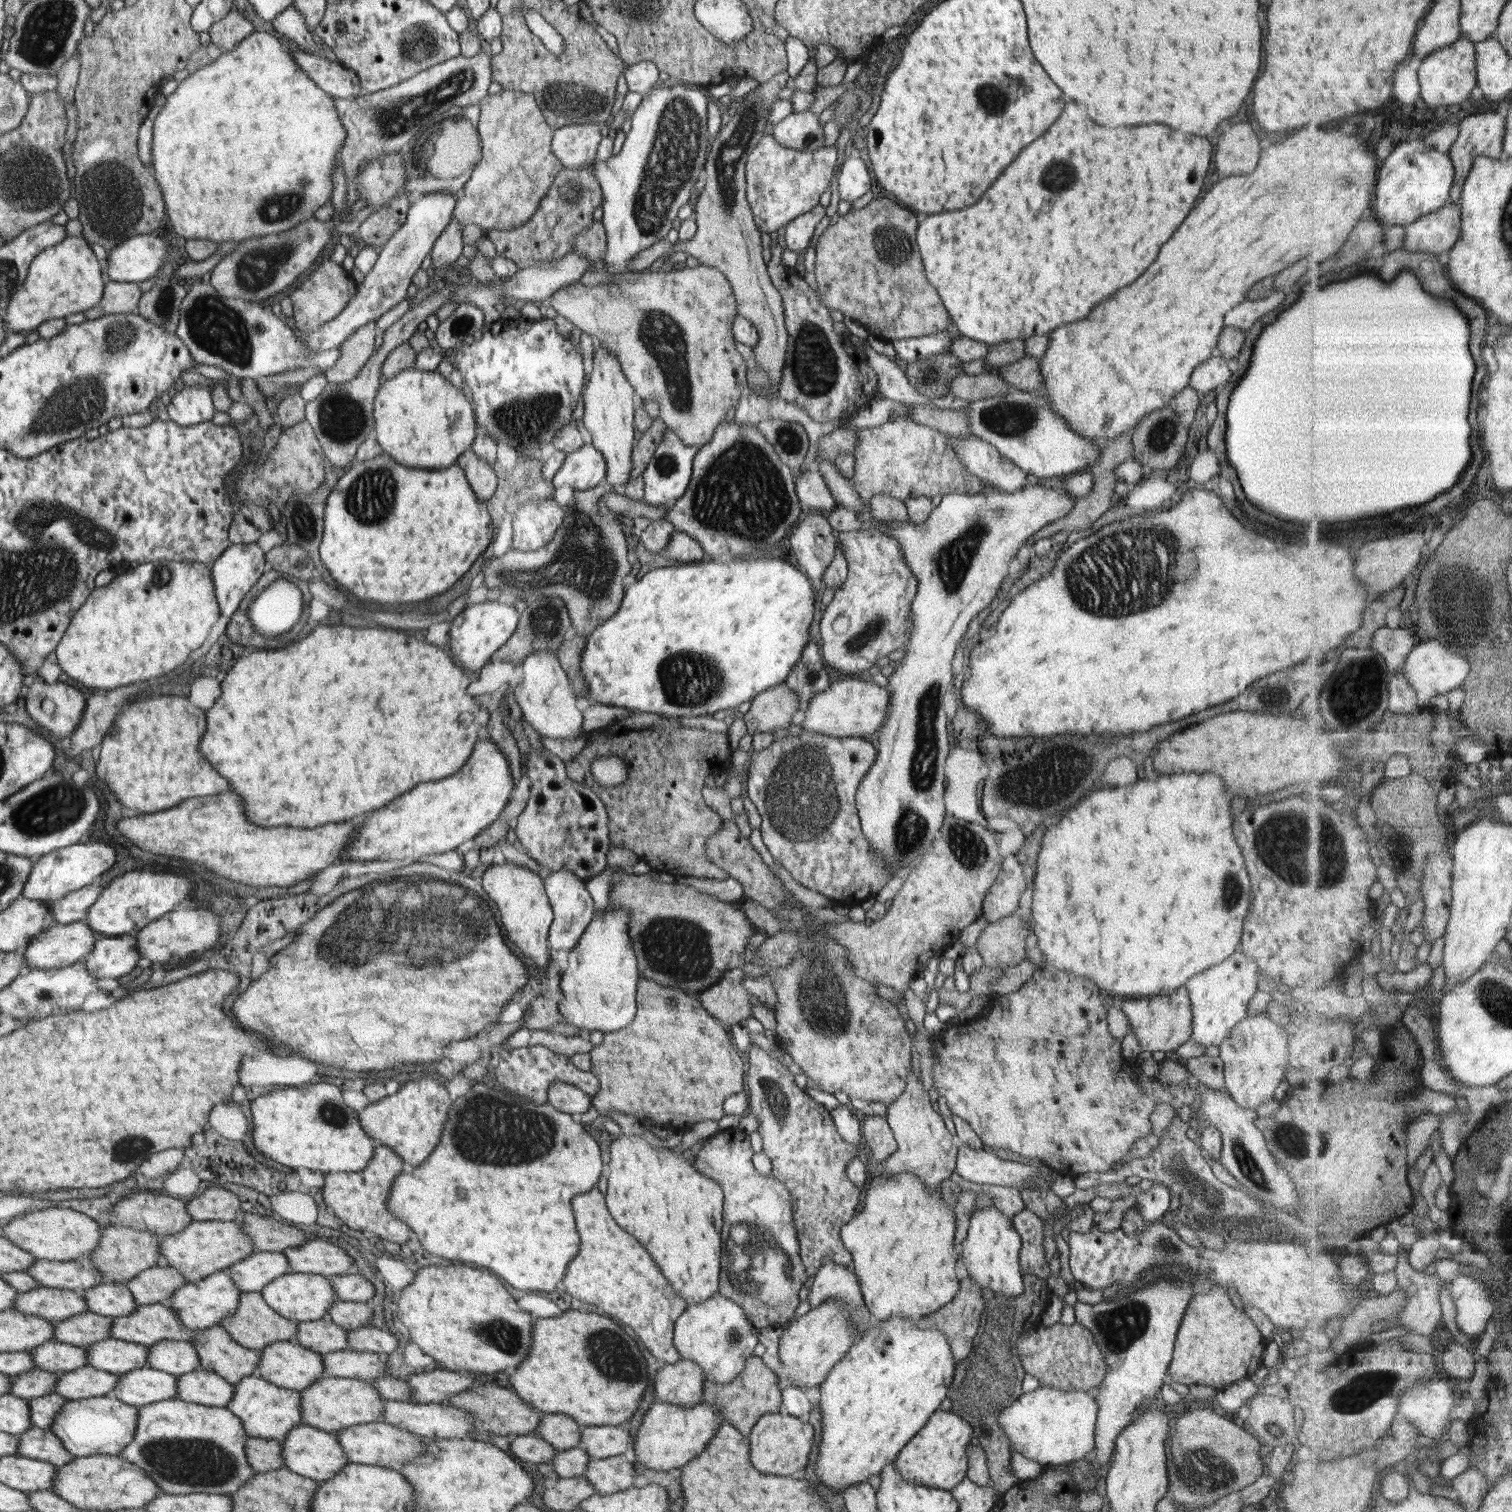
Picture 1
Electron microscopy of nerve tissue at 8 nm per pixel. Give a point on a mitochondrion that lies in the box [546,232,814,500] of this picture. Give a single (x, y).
(665, 340)

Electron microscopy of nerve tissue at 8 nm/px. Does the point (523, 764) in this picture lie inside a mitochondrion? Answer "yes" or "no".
no

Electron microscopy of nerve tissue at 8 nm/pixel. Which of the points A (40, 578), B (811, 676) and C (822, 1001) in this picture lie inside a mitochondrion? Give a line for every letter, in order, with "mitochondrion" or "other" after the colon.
A: mitochondrion
B: mitochondrion
C: mitochondrion

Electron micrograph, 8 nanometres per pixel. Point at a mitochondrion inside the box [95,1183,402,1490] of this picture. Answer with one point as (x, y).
(188, 1462)

